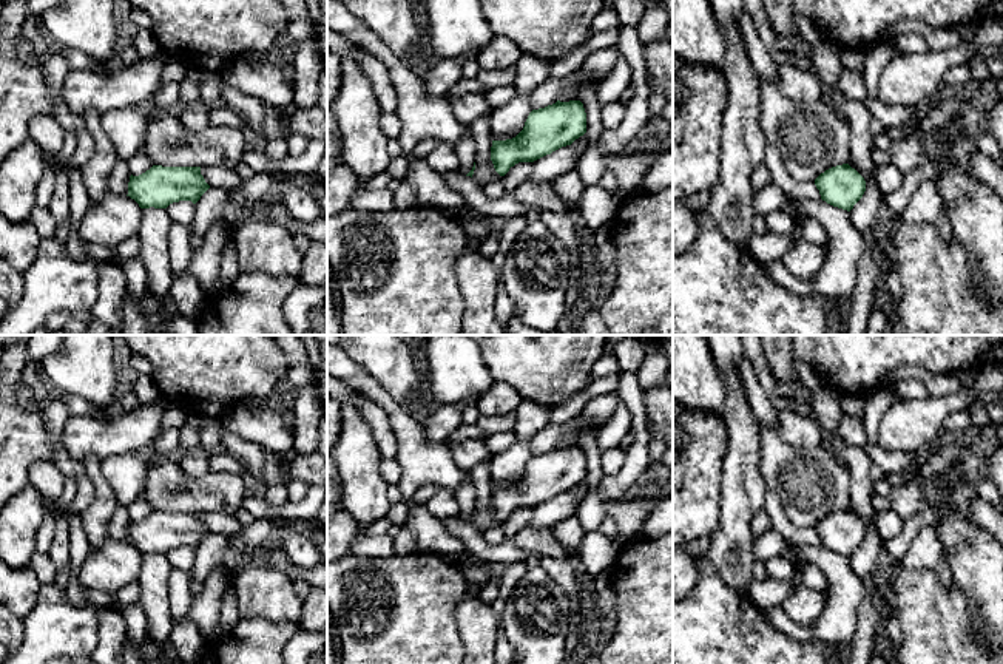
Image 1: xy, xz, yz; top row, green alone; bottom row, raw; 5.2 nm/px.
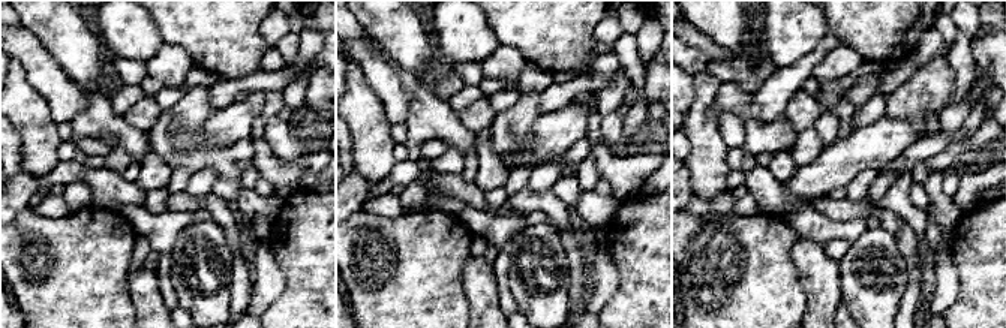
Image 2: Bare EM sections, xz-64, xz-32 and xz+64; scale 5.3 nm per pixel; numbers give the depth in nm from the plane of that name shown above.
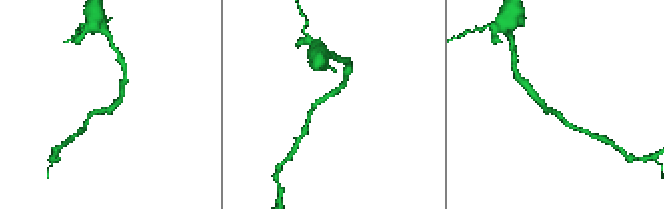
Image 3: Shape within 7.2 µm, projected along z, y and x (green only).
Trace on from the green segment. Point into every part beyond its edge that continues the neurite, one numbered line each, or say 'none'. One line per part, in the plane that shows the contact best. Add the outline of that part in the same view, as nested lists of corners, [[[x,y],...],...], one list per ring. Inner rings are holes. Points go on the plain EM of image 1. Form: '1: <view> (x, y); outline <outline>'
none

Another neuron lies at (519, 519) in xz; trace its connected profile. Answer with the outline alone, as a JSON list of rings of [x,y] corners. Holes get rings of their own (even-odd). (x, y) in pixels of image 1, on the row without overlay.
[[[518,508],[509,514],[509,517],[502,522],[502,528],[508,539],[512,539],[518,534],[523,528],[528,527],[532,517],[532,508]]]

